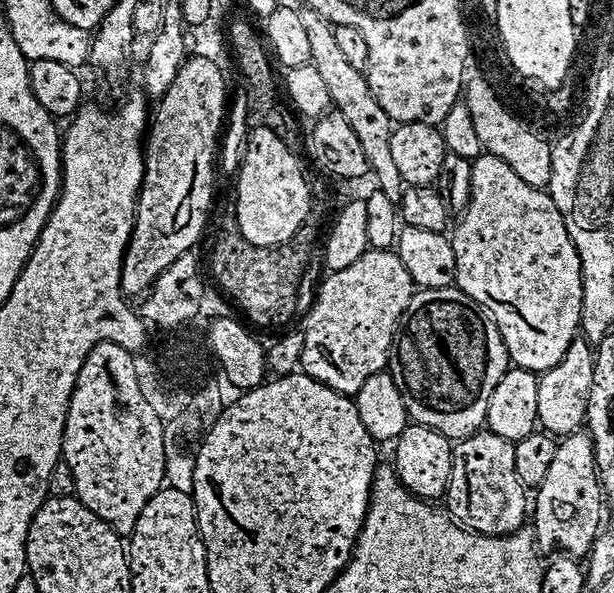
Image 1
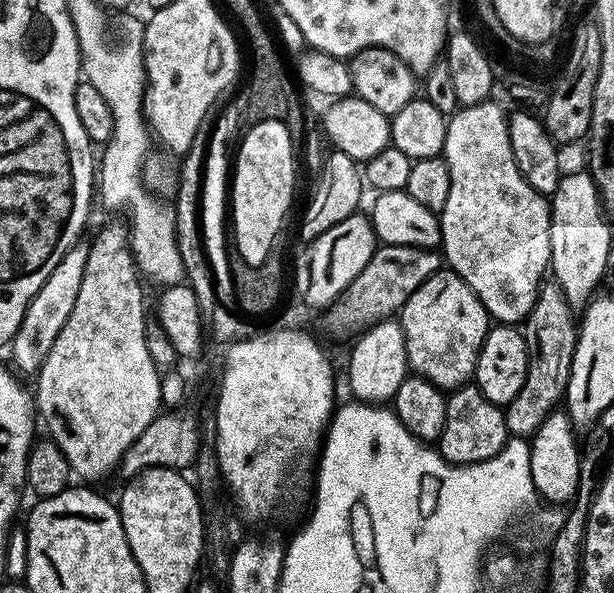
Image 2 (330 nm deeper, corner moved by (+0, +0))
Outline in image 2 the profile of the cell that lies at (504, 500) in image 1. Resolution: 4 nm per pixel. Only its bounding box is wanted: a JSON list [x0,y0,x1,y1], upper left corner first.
[438,382,510,465]

